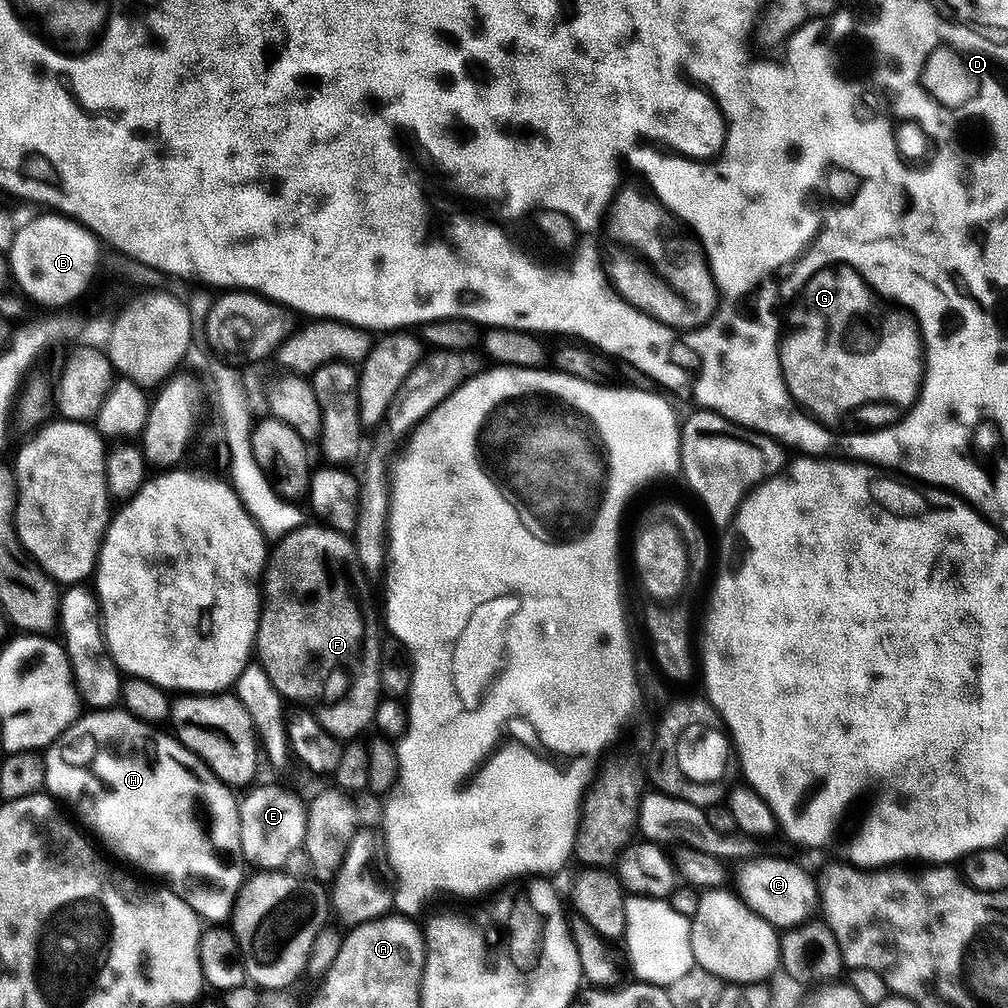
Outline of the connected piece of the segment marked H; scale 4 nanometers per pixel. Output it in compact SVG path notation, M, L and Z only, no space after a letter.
M120 706L85 711L83 715L76 719L75 722L47 748L46 755L44 756L44 761L46 762L46 782L44 783L44 787L47 795L55 798L57 801L63 802L69 809L72 807L73 810L84 819L85 825L83 824L83 827L87 829L101 845L104 843L105 846L109 848L107 851L111 853L113 857L121 856L121 858L125 860L125 862L123 861L125 865L133 864L133 866L128 866L131 866L133 869L141 868L142 871L149 872L152 876L161 876L161 878L164 879L161 881L171 885L174 891L200 915L201 921L211 922L213 925L220 926L231 917L236 895L240 892L240 885L243 884L246 879L246 871L244 872L244 868L246 869L246 861L242 854L242 838L240 837L240 806L238 796L233 789L220 781L185 744L181 744L175 735L169 734L167 731L165 731L166 733L160 731L164 730L157 730L153 725L147 724L145 720L140 720L134 714L124 711L123 707Z

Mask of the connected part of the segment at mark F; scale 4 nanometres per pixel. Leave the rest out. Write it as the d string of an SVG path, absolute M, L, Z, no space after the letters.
M305 522L300 527L295 528L294 531L279 537L271 549L262 577L262 603L260 605L260 621L258 622L258 630L256 631L255 659L262 666L262 670L266 670L270 682L274 682L278 694L283 696L285 701L292 703L293 700L296 706L311 712L314 718L318 718L321 726L341 742L351 741L353 738L359 737L356 736L359 732L364 732L367 728L370 728L370 725L376 719L376 708L382 699L382 693L380 691L382 616L378 611L377 601L376 604L372 600L366 601L365 604L360 601L360 596L364 596L368 592L368 578L370 578L369 573L365 571L363 565L359 562L353 537L339 532L336 528L329 528L323 522Z

